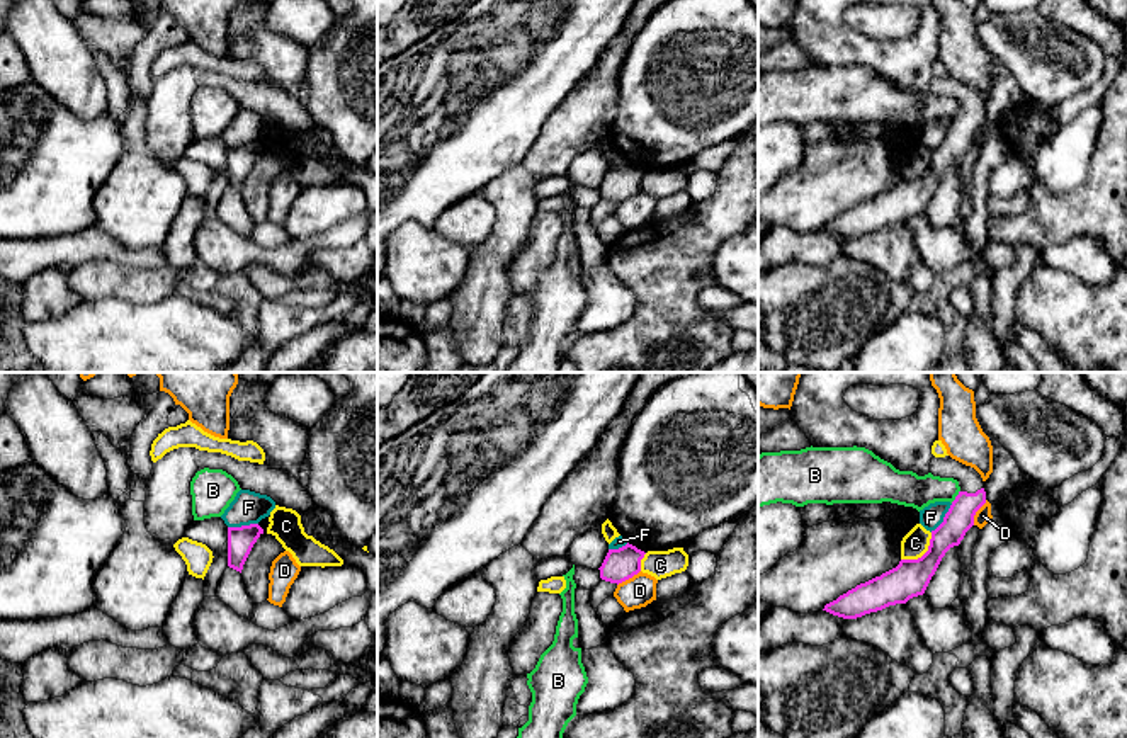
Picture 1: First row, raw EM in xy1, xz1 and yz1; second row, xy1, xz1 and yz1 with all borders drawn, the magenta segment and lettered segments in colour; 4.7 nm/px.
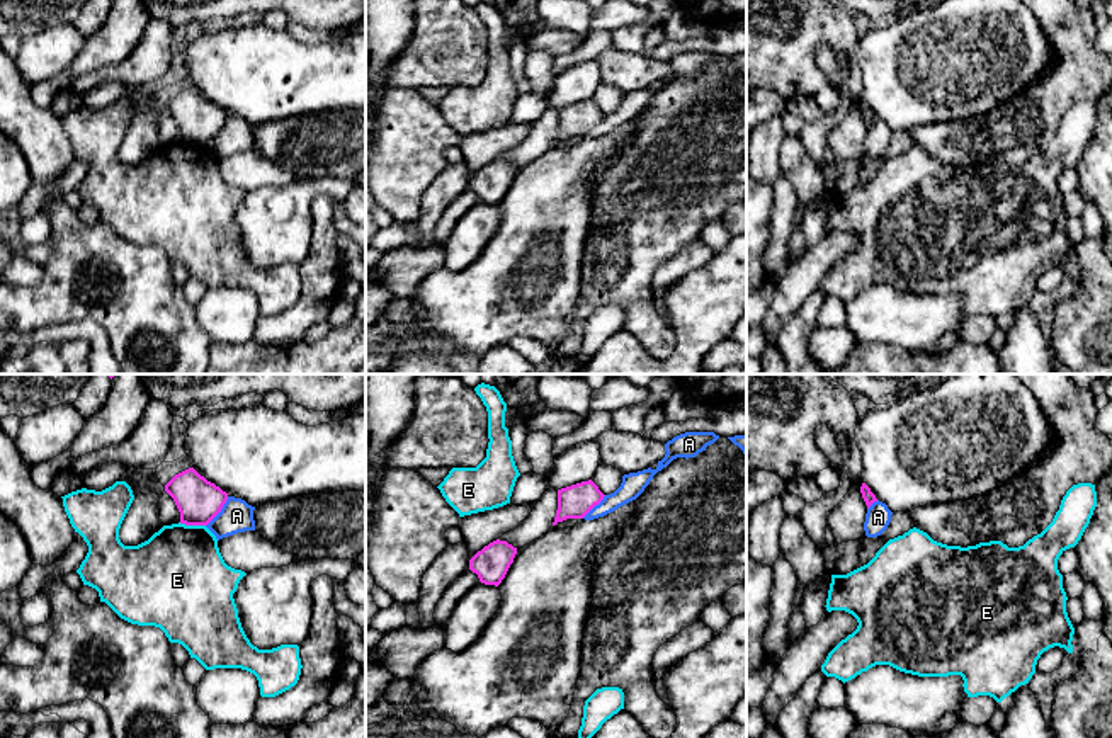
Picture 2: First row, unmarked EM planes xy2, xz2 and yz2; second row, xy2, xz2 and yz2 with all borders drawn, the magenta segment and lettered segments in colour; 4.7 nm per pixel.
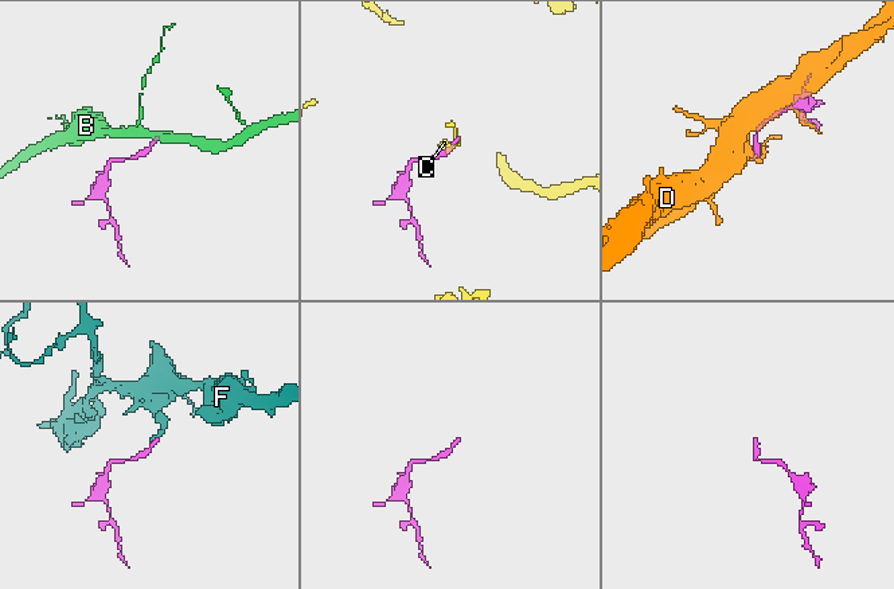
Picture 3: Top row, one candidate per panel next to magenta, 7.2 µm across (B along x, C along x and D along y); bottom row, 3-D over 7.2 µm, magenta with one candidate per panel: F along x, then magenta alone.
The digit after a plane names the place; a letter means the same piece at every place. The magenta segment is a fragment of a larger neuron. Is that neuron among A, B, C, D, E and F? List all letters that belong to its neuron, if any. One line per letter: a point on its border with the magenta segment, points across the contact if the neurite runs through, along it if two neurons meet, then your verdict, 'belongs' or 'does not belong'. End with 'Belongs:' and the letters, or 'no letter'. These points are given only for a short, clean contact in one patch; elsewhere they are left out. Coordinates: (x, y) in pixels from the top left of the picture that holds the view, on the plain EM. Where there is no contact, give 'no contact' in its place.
A: meets magenta in xy2 at (220, 130); border along xy2 (228, 116), (221, 130), (206, 145); does not belong
B: meets magenta in yz1 at (956, 116); border along yz1 (959, 109), (951, 121); does not belong
C: meets magenta in yz1 at (923, 174); border along yz1 (932, 152), (930, 164), (920, 175), (901, 179); does not belong
D: meets magenta in yz1 at (976, 130); border along yz1 (986, 119), (976, 131), (973, 143); does not belong
E: meets magenta in xy2 at (192, 143); does not belong
F: meets magenta in xy1 at (242, 145); border along xy1 (257, 141), (228, 147); does not belong
Belongs: no letter

